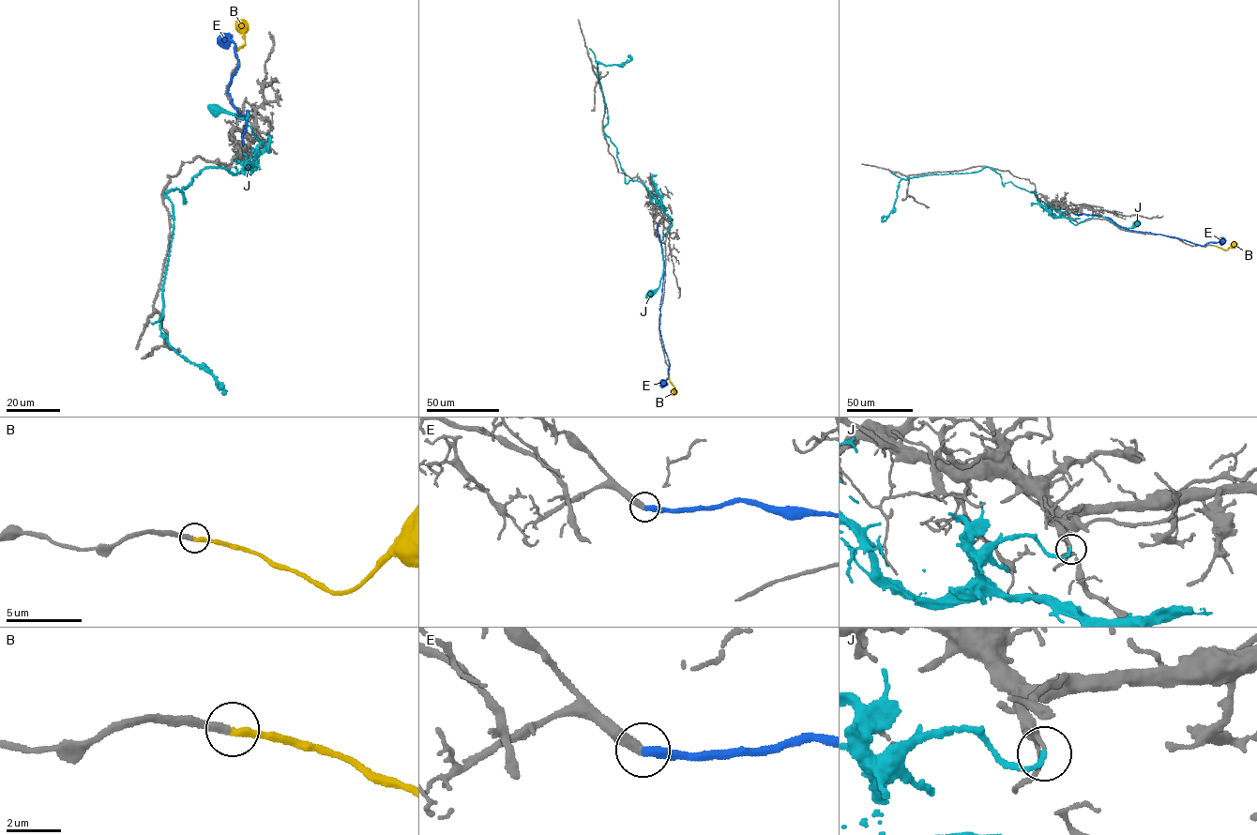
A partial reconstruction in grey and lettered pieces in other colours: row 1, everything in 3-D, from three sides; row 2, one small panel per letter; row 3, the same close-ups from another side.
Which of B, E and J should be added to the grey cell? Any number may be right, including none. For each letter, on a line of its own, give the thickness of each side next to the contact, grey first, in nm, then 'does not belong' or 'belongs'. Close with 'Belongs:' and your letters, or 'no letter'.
B: 280 nm thick on the grey side, 280 nm on the other; does not belong
E: 380 nm thick on the grey side, 320 nm on the other; does not belong
J: 100 nm thick on the grey side, 200 nm on the other; does not belong
Belongs: no letter

